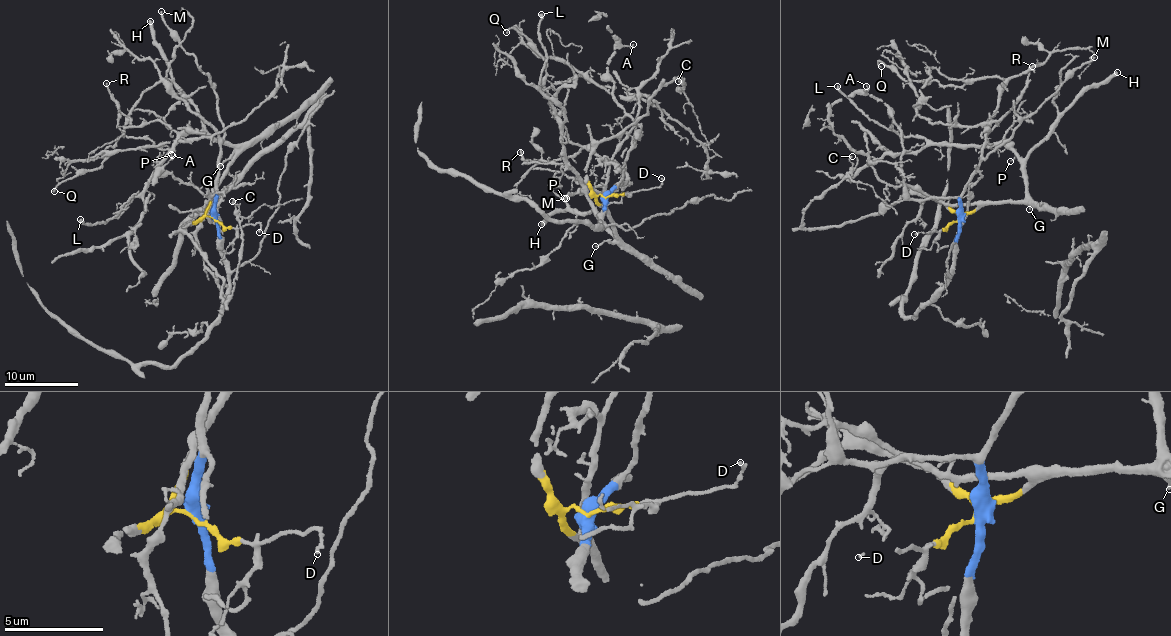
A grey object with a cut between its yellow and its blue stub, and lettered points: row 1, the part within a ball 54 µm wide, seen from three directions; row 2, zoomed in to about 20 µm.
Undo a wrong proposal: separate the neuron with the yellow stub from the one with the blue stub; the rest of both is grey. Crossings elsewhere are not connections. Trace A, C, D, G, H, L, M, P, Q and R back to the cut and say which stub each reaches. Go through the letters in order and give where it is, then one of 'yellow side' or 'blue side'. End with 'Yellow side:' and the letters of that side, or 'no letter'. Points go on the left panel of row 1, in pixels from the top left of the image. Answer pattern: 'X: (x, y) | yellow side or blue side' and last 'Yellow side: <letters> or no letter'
A: (172, 155) | blue side
C: (232, 201) | yellow side
D: (259, 232) | yellow side
G: (220, 166) | yellow side
H: (150, 21) | yellow side
L: (80, 219) | yellow side
M: (161, 11) | blue side
P: (171, 154) | yellow side
Q: (54, 191) | blue side
R: (106, 83) | yellow side
Yellow side: C, D, G, H, L, P, R

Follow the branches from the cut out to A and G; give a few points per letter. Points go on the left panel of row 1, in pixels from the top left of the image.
A: (213, 217), (218, 196), (216, 219), (213, 201), (186, 182), (156, 170), (172, 155)
G: (213, 217), (205, 213), (232, 157), (221, 167)

